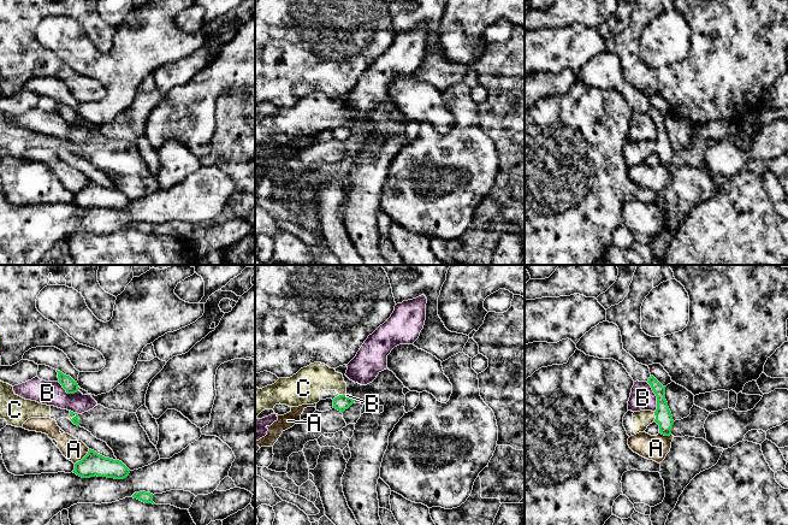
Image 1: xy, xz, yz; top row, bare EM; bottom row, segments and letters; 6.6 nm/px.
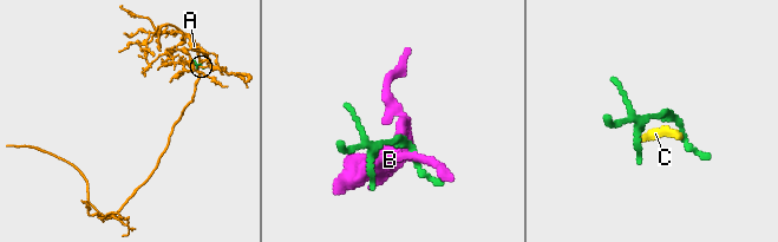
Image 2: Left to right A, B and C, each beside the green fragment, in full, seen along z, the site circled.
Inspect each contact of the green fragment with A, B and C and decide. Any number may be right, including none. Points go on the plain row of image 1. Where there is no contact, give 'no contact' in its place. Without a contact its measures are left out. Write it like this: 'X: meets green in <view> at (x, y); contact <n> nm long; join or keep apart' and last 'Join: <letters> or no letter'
A: meets green in xy at (83, 188); contact 140 nm long; keep apart
B: meets green in yz at (657, 128); contact 220 nm long; keep apart
C: meets green in yz at (656, 147); contact 60 nm long; keep apart
Join: no letter

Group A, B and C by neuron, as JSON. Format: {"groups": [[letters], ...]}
{"groups": [["A"], ["B"], ["C"]]}

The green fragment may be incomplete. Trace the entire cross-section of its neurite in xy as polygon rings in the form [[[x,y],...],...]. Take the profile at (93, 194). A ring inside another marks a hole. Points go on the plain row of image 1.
[[[89,179],[88,184],[75,194],[73,203],[82,208],[97,206],[124,210],[129,206],[130,200],[122,191],[105,188]]]

